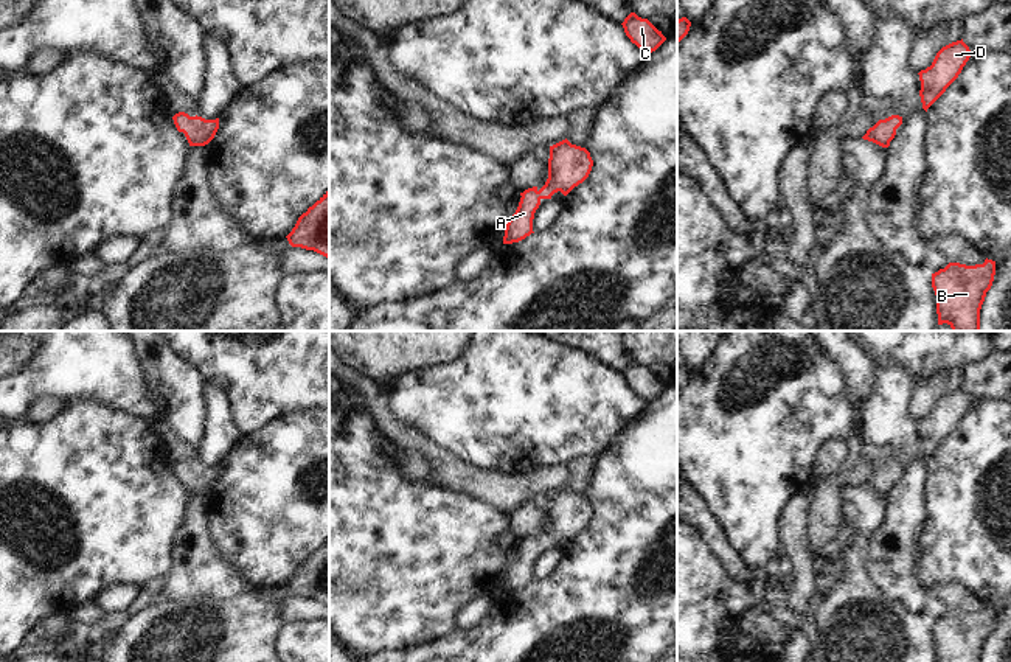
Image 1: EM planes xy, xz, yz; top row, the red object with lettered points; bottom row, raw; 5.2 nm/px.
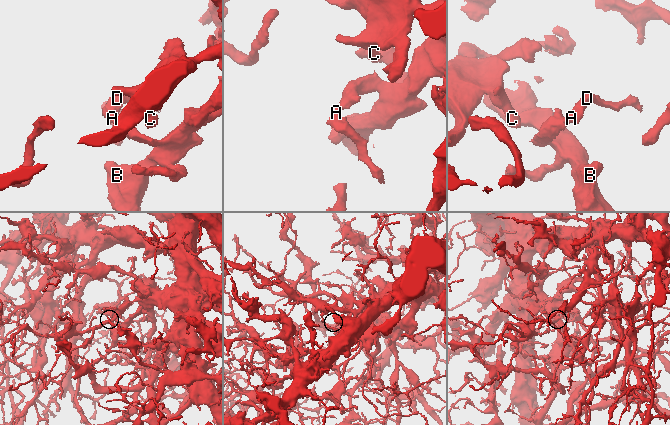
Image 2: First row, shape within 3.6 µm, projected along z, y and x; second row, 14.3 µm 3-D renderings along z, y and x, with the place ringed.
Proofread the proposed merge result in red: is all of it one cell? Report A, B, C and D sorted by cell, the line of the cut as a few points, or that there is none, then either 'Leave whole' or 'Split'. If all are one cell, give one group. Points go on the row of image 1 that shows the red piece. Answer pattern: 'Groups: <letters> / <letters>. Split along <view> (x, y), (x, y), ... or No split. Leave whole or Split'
Groups: A B C D. No split. Leave whole

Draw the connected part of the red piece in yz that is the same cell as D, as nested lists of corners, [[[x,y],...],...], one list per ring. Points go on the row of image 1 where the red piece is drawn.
[[[963,39],[952,42],[936,53],[930,67],[918,73],[921,81],[919,96],[926,112],[958,78],[971,54],[972,51]]]

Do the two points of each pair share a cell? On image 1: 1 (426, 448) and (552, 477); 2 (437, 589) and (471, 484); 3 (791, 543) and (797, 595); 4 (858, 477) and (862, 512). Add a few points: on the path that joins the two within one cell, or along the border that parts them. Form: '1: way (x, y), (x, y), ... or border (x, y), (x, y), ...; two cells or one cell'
1: way (457, 476), (482, 485), (521, 485); one cell
2: border (432, 485), (468, 493), (483, 499), (499, 512); two cells
3: way (800, 555), (802, 583); one cell
4: border (861, 485), (848, 485), (842, 490), (842, 515); two cells

